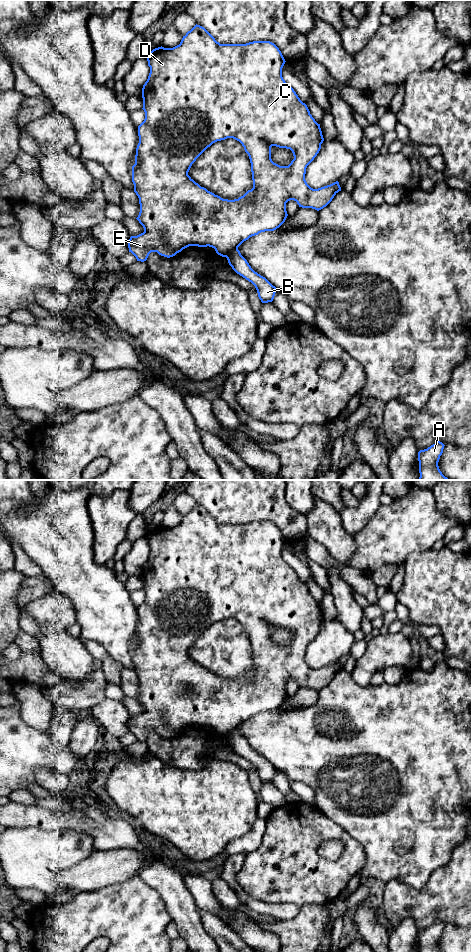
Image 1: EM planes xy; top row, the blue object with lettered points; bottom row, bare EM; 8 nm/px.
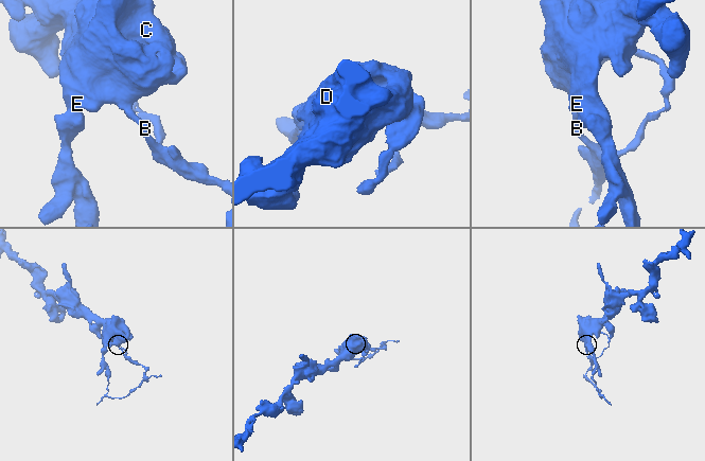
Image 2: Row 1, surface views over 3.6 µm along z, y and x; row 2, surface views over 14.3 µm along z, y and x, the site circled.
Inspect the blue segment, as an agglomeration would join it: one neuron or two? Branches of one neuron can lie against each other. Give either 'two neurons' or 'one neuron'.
two neurons

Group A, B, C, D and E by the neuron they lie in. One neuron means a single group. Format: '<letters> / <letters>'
A B / C D E

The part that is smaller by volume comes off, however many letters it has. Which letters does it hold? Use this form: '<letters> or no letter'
A, B

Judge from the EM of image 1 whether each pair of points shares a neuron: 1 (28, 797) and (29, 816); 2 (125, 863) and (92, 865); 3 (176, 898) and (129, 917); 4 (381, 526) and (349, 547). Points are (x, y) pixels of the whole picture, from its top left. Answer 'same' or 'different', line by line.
1: different
2: same
3: different
4: different

